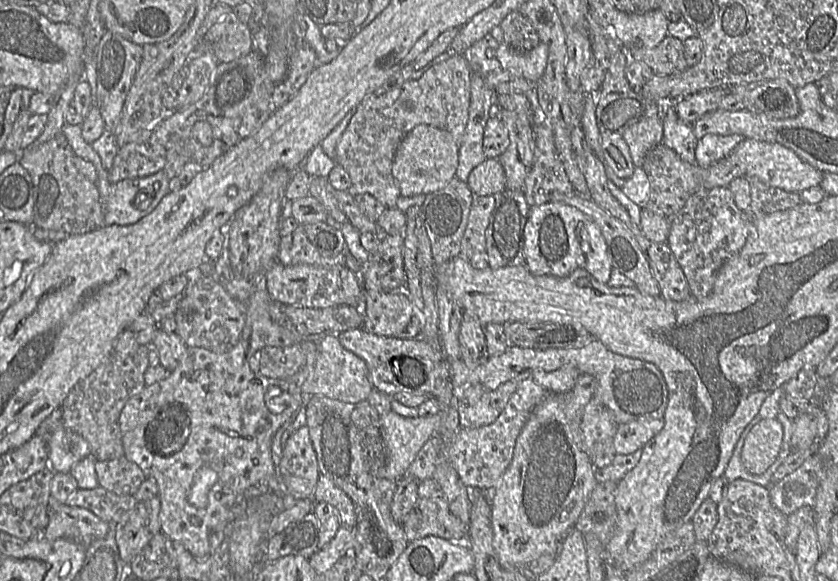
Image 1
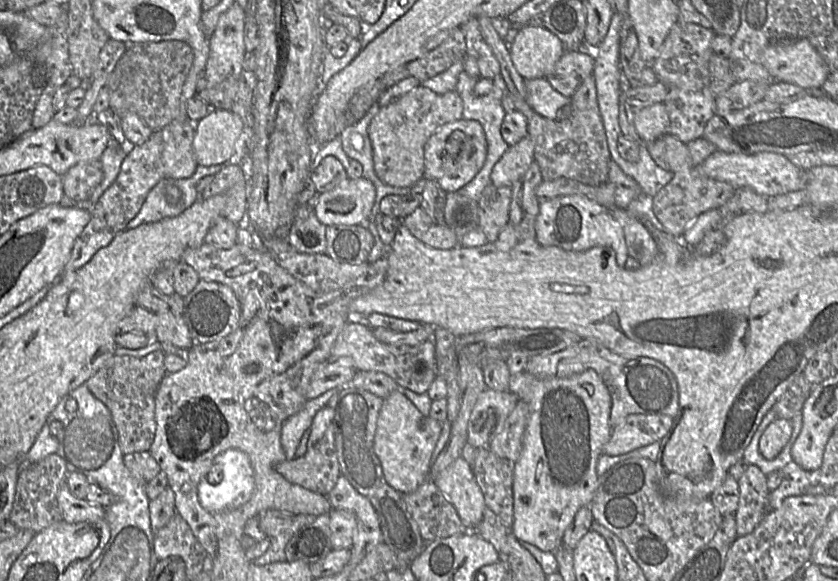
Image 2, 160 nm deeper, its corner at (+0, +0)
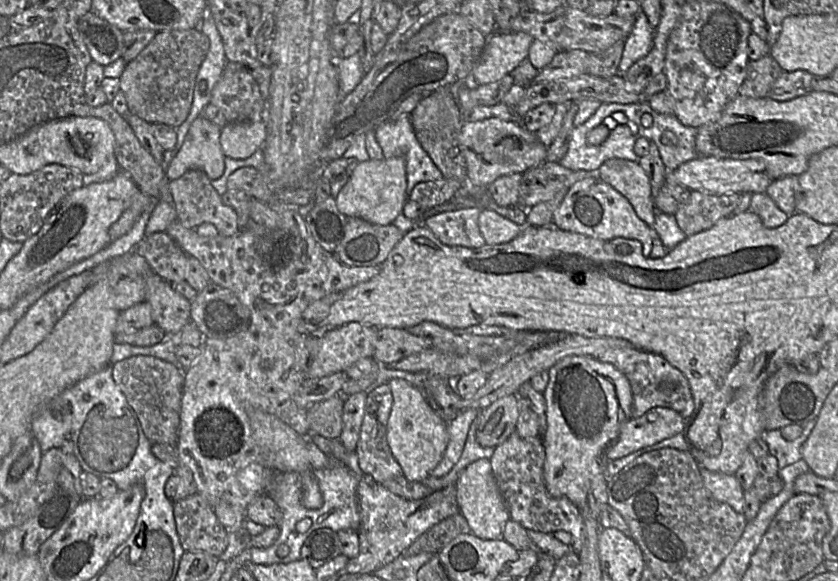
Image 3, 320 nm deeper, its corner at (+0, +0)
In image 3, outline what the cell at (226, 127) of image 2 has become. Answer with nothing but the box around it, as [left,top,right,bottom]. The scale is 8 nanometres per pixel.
[221,121,266,159]

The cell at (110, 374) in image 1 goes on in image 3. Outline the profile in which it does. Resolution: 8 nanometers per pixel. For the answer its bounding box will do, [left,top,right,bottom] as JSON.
[111,355,185,444]

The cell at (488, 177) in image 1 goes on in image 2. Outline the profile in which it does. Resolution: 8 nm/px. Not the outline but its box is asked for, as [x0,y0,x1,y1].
[490,136,534,187]

